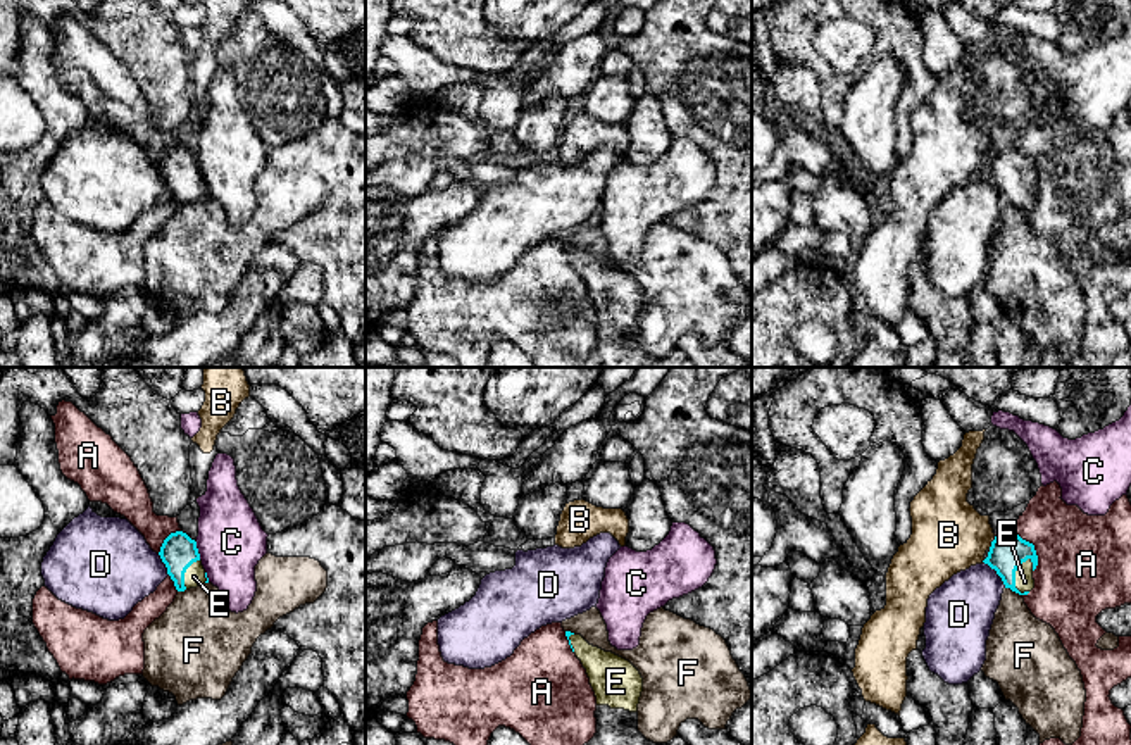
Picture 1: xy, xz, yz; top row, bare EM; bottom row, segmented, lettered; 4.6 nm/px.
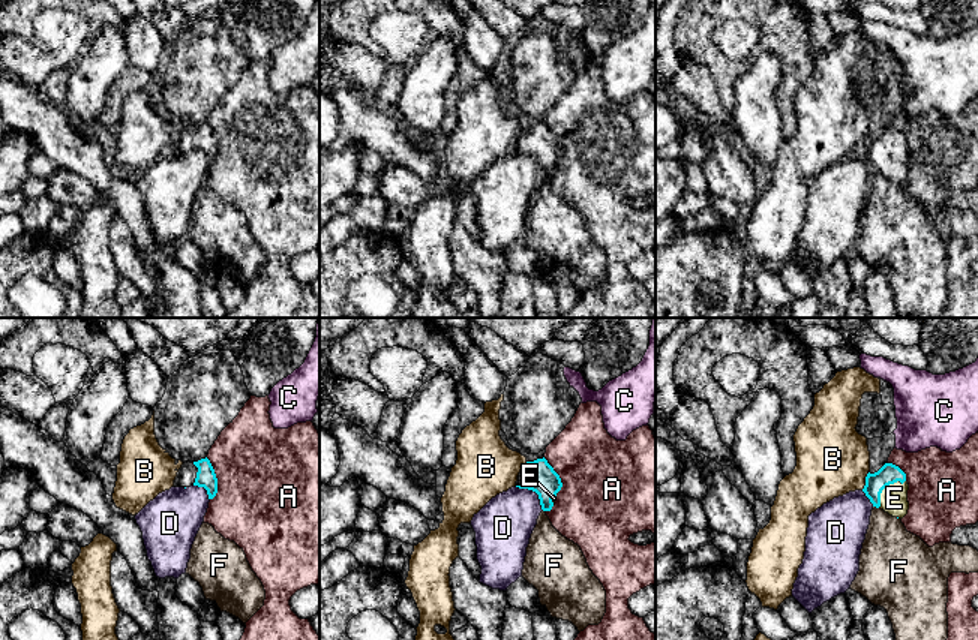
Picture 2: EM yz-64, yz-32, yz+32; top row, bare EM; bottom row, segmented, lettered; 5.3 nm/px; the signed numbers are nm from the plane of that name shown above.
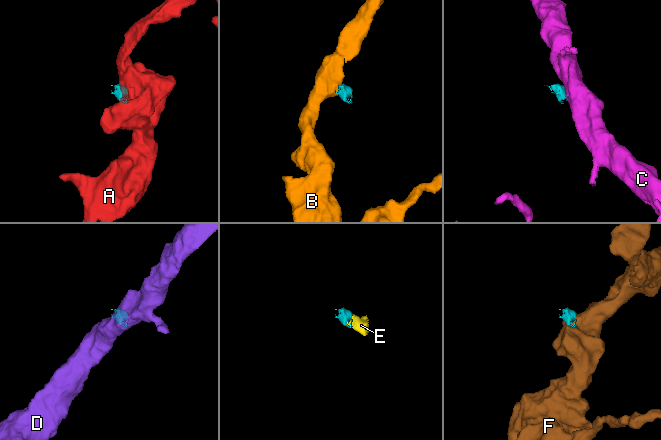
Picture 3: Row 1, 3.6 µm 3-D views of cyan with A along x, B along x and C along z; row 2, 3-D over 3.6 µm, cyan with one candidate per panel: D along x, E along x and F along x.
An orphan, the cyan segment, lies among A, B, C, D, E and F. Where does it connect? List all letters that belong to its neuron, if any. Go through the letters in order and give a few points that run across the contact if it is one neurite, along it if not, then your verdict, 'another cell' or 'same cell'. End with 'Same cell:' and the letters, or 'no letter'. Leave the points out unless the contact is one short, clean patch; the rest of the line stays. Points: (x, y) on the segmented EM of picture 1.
A: line yz (1014, 532), (1033, 545), (1037, 556), (1037, 568), (1033, 571); another cell
B: line yz (995, 537), (988, 549); another cell
C: line xy (195, 542), (200, 559); another cell
D: line yz (983, 561), (1006, 587); another cell
E: line yz (1007, 552), (1014, 559), (1014, 575), (1024, 582); same cell
F: line yz (1006, 587), (1021, 595); another cell
Same cell: E

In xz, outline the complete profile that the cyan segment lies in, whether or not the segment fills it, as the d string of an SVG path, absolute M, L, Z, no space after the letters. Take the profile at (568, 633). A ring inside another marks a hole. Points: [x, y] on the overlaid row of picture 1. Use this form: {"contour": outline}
{"contour": "M566 631L597 697L597 733L584 745L688 745L681 736L653 743L638 731L638 704L643 692L640 671L626 659L590 645Z"}

